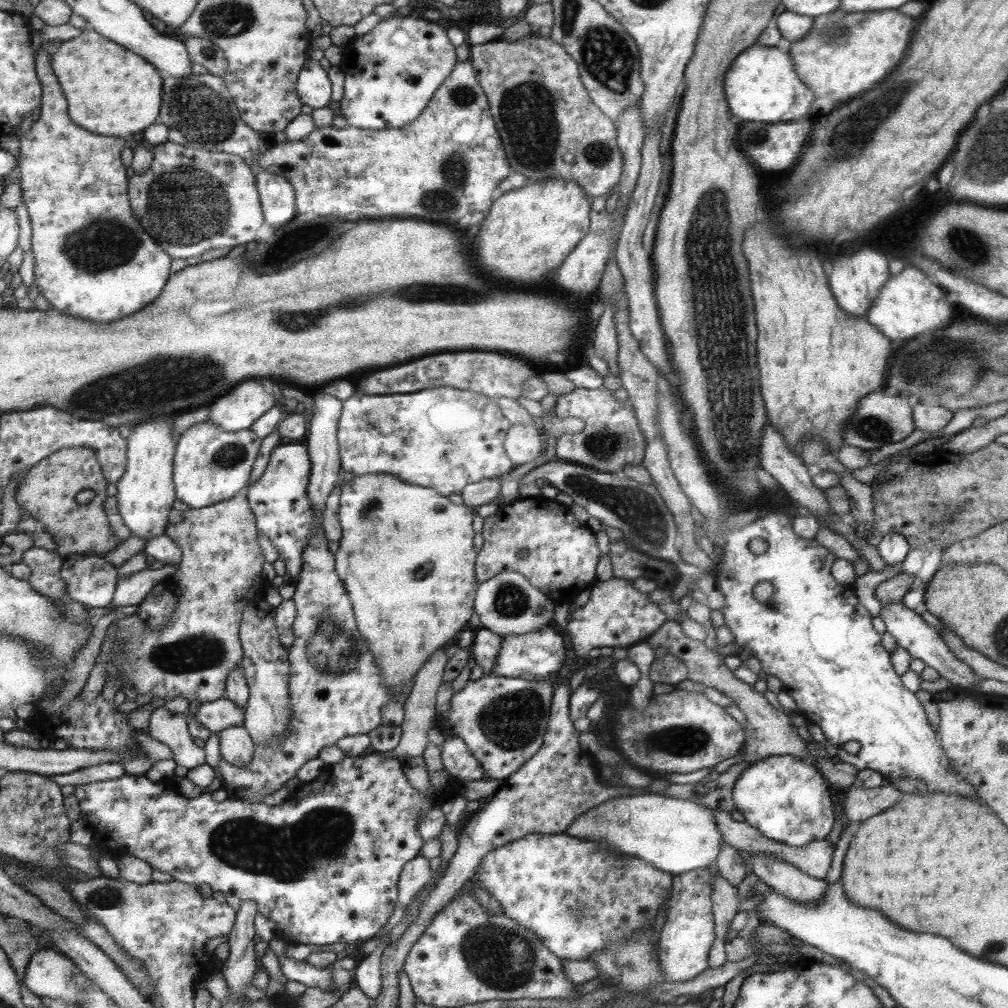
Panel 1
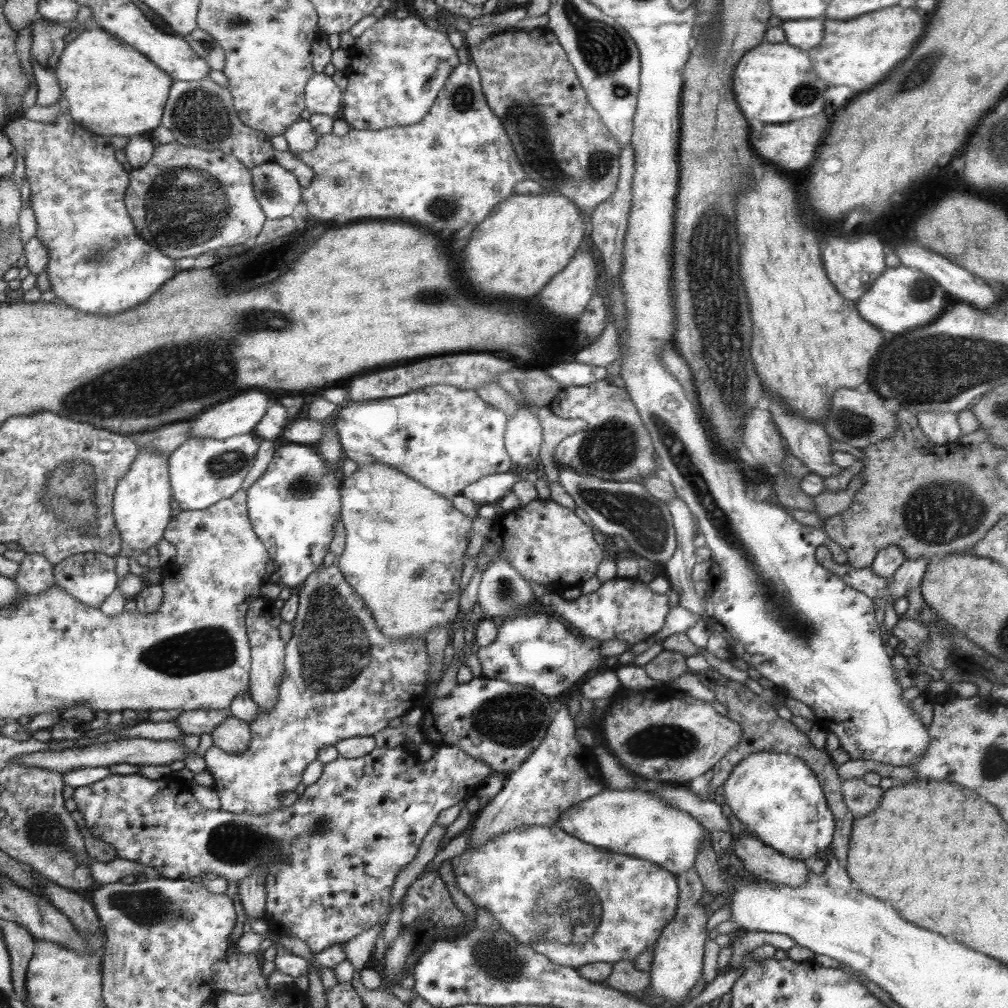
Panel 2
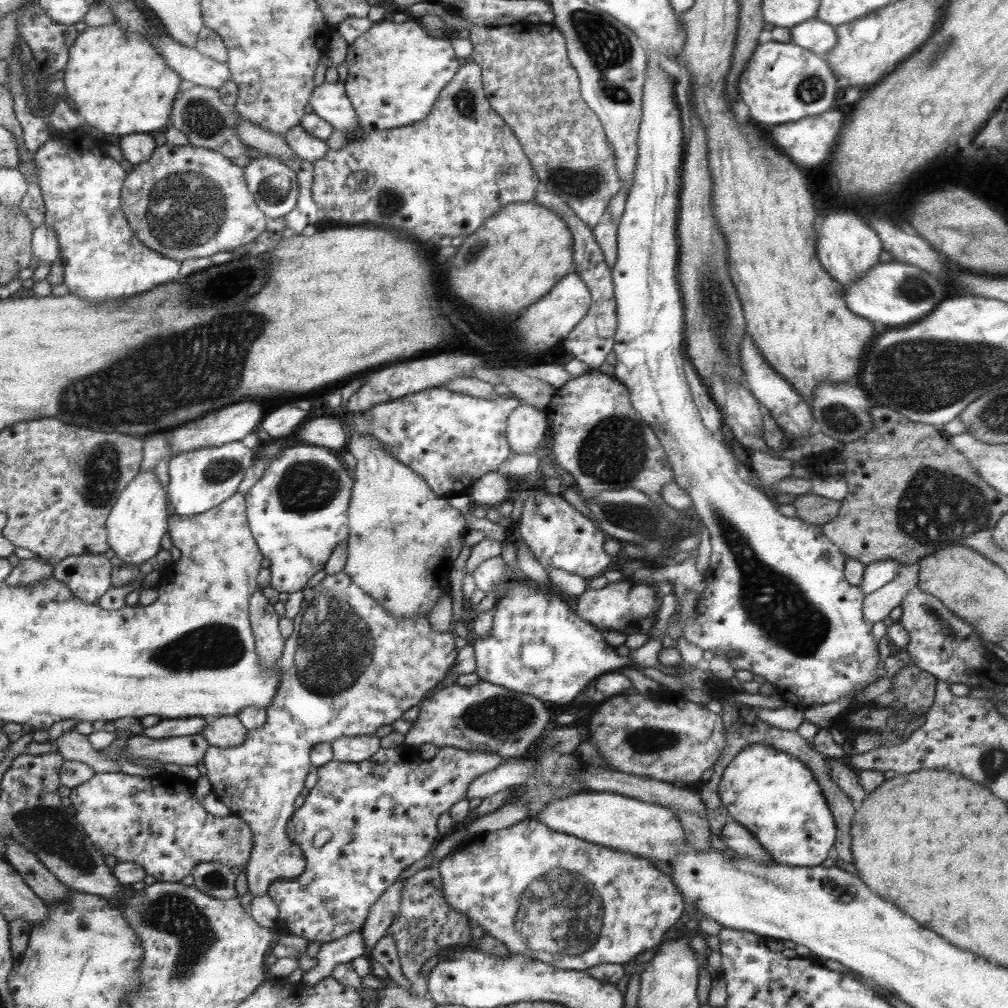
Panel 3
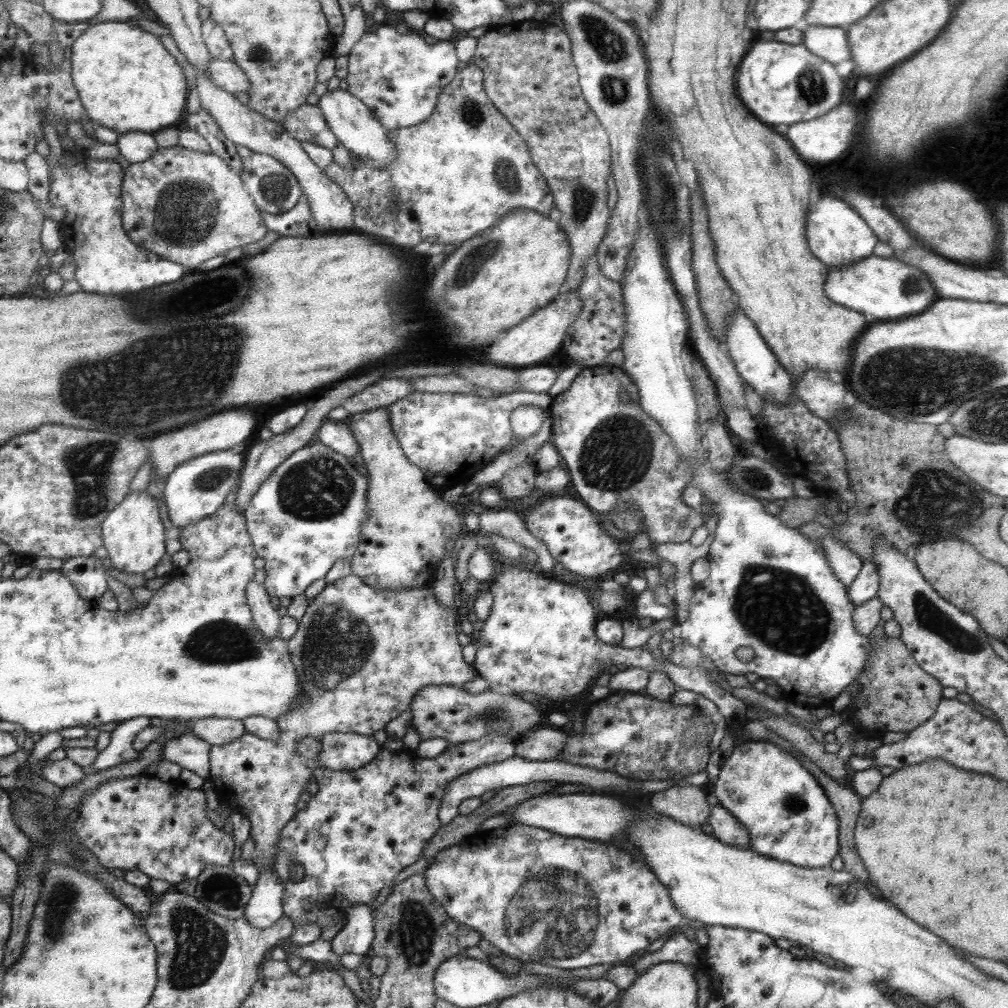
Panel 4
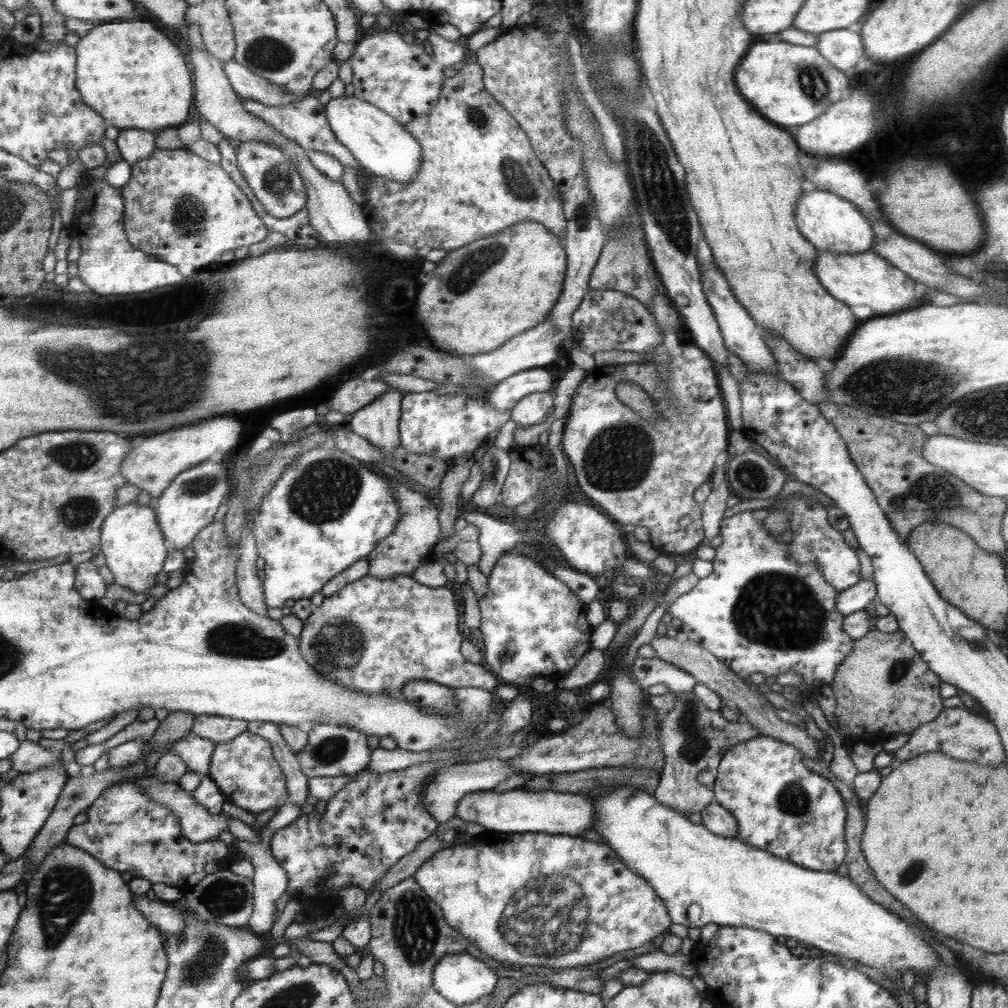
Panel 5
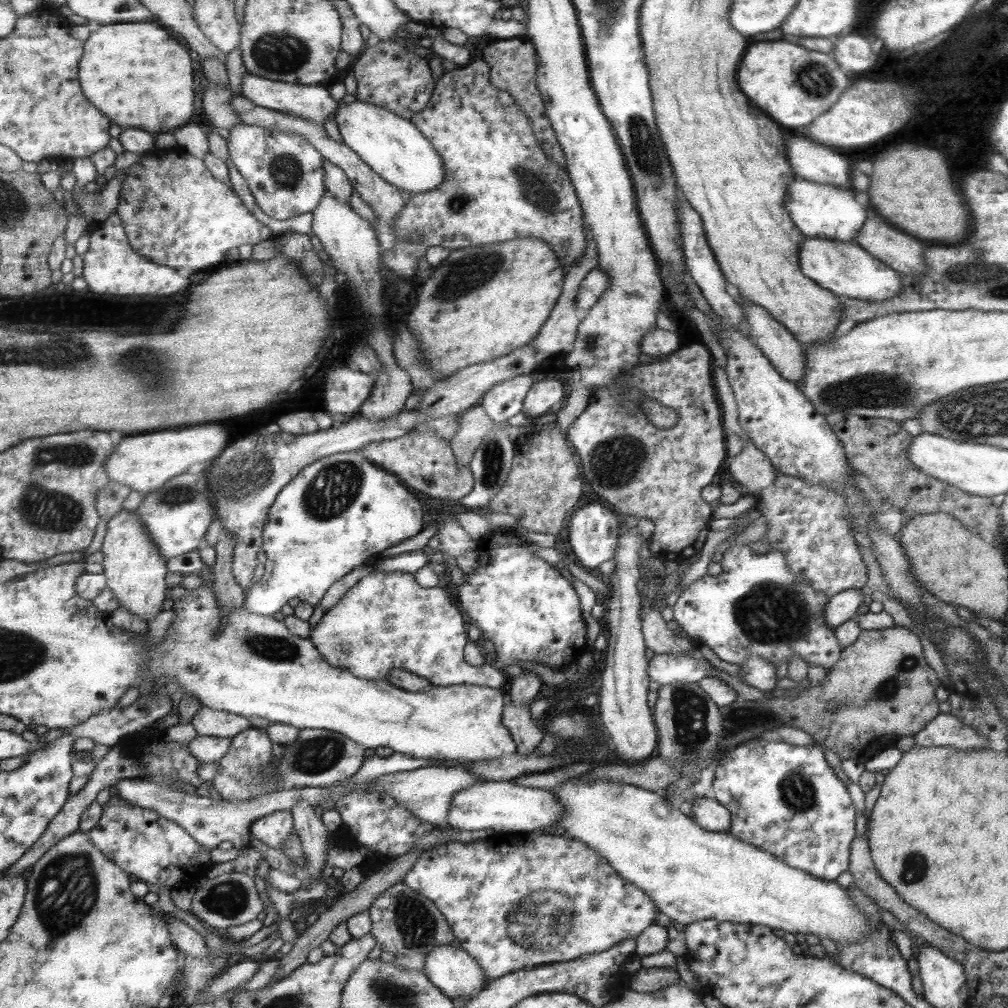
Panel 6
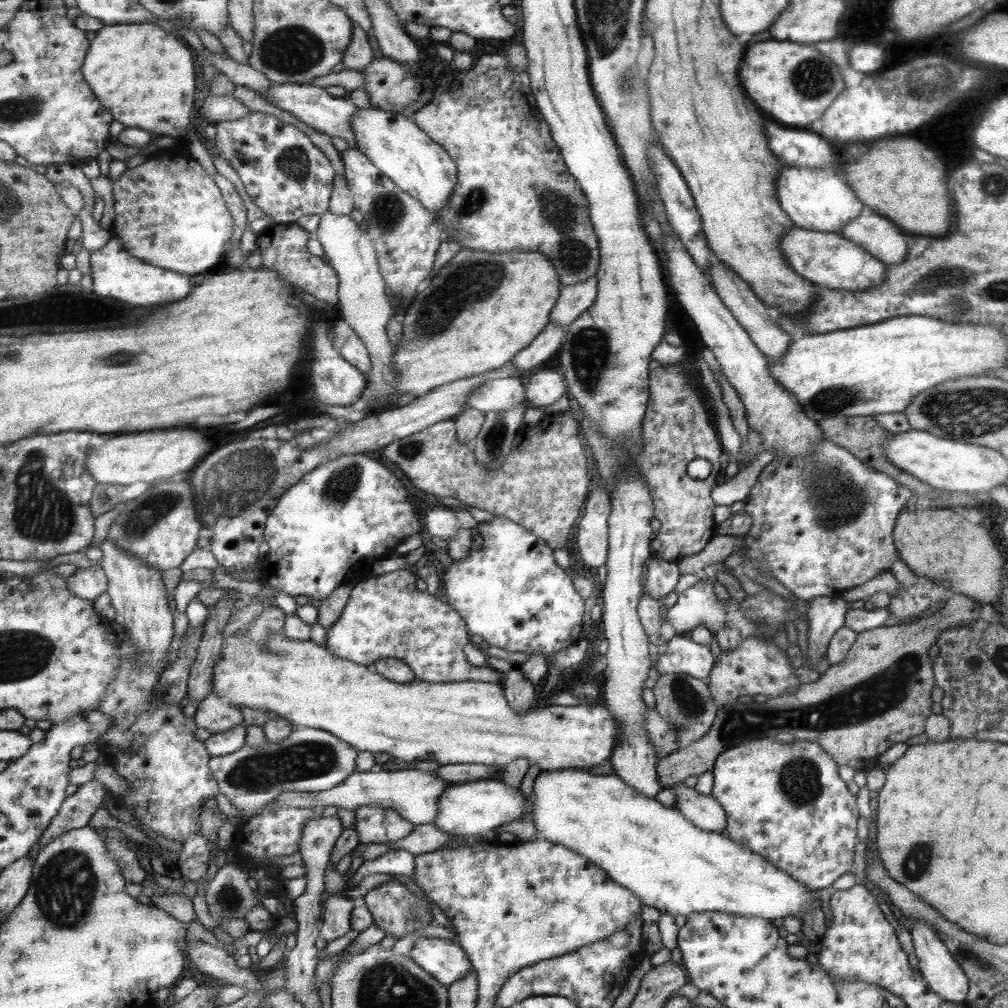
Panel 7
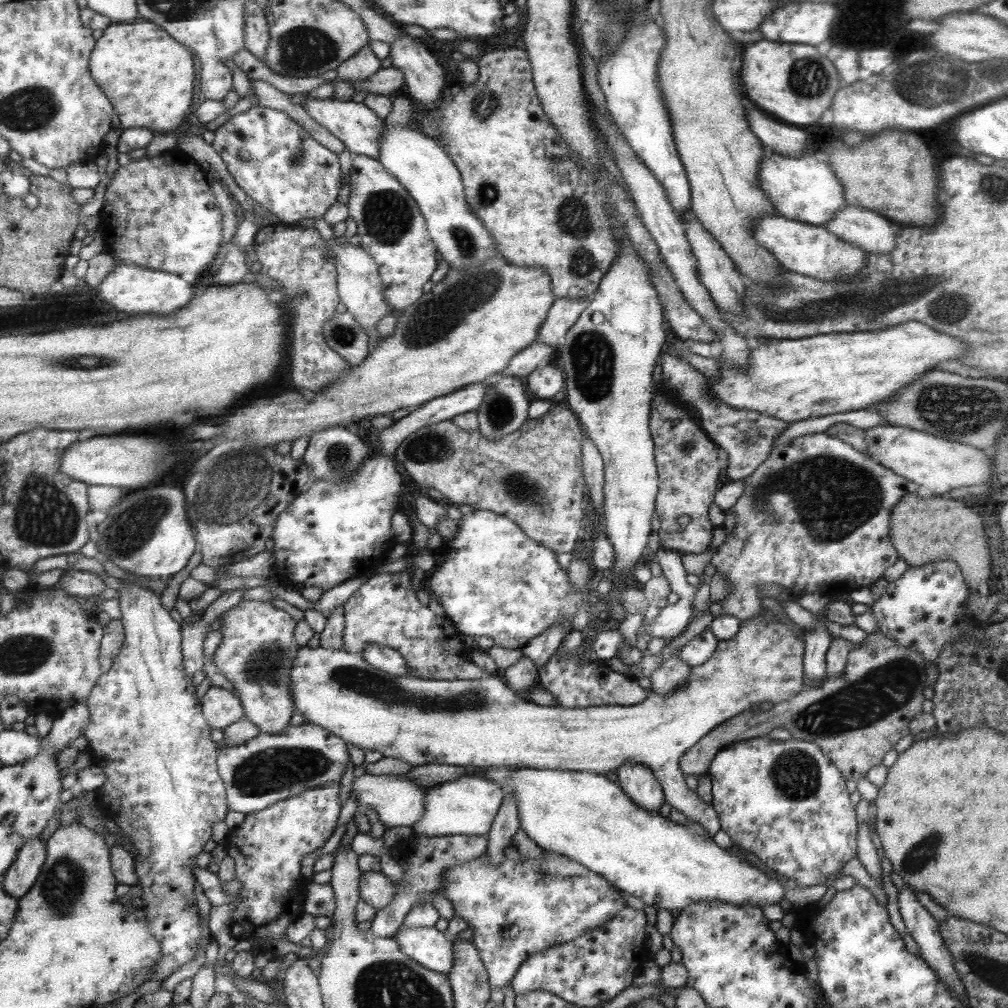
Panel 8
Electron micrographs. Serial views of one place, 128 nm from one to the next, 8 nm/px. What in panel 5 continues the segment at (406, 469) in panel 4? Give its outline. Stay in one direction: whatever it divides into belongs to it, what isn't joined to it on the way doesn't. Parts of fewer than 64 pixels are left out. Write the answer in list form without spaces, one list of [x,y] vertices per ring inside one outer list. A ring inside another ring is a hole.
[[[392,387],[372,405],[354,413],[352,419],[348,420],[347,427],[356,434],[363,435],[368,442],[375,443],[379,450],[387,451],[387,454],[395,452],[402,440],[399,422],[403,413],[404,395]],[[396,476],[391,478],[391,486],[394,487],[395,498],[398,499],[399,510],[402,517],[394,532],[384,538],[375,551],[368,554],[368,575],[374,578],[392,578],[398,574],[412,576],[422,565],[433,562],[432,546],[438,545],[440,538],[440,522],[438,522],[438,508],[432,506],[432,502],[424,496],[424,493],[416,492],[400,482]]]

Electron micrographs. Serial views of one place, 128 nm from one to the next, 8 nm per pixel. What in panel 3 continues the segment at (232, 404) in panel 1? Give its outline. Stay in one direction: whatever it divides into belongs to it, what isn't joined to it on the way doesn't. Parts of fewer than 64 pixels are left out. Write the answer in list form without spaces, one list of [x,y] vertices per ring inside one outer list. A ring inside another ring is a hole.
[[[240,402],[236,406],[228,406],[224,410],[218,410],[214,414],[208,413],[201,419],[190,421],[186,425],[170,430],[167,437],[173,456],[191,450],[219,447],[236,442],[236,440],[242,440],[248,432],[252,432],[256,428],[260,418],[262,418],[262,408],[256,402]]]

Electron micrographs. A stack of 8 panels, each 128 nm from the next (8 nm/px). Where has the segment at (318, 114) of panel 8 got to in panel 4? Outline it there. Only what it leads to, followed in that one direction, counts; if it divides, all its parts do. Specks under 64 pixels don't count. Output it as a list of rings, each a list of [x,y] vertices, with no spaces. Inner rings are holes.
[[[212,59],[212,62],[208,62],[205,72],[207,72],[207,78],[212,81],[212,84],[229,93],[236,94],[240,91],[246,93],[248,89],[251,89],[250,79],[234,60]]]

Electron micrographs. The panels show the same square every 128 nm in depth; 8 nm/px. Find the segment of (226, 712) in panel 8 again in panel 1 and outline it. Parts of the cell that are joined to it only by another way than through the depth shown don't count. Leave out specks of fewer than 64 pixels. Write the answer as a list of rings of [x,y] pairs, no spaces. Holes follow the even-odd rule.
[[[232,726],[219,732],[220,754],[226,763],[235,764],[236,767],[250,765],[255,755],[255,740],[247,727]]]

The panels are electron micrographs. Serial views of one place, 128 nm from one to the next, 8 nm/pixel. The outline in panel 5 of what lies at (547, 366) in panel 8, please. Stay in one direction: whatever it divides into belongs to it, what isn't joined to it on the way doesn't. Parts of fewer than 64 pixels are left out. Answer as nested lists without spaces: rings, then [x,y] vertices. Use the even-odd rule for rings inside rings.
[[[533,393],[526,396],[511,410],[511,420],[520,428],[528,428],[546,422],[546,415],[554,408],[554,394]]]

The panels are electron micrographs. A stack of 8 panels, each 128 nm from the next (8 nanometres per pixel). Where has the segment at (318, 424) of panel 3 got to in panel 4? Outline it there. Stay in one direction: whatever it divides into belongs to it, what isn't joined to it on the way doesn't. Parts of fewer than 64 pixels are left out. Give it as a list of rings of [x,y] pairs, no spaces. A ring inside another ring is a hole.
[[[325,420],[317,430],[315,442],[349,457],[359,454],[360,446],[346,422]]]

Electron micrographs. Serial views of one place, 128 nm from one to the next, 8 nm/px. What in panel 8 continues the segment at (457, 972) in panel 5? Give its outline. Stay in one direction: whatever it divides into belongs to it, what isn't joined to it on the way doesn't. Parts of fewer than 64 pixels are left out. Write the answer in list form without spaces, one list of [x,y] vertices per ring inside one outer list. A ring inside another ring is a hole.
[[[402,927],[394,934],[400,950],[428,970],[449,975],[454,966],[453,941],[436,927]]]

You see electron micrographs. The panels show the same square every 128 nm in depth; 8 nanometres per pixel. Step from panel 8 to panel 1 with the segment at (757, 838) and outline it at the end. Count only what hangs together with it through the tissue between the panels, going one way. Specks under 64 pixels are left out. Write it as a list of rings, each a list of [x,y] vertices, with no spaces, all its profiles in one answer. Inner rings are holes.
[[[791,755],[770,756],[750,765],[734,785],[733,800],[746,823],[788,846],[824,840],[834,824],[830,784],[808,761]]]

